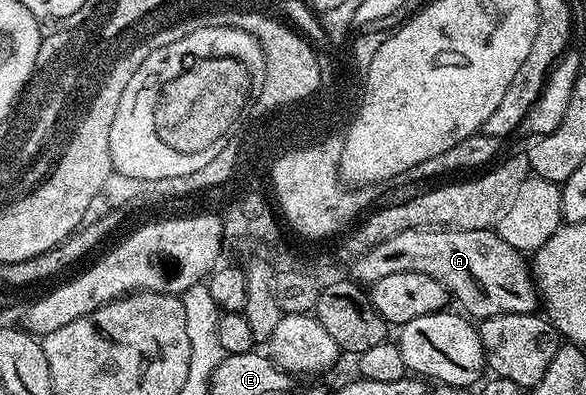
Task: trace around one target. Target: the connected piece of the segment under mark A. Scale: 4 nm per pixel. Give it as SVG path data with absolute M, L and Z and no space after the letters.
M491 228L401 230L401 234L385 238L385 242L350 261L349 268L350 279L363 286L377 283L385 278L385 274L429 274L429 278L445 286L448 297L454 303L456 300L460 304L458 307L468 317L479 322L501 314L529 314L535 312L541 304L528 257L509 246L509 242L505 242L505 238L501 238L498 231Z

